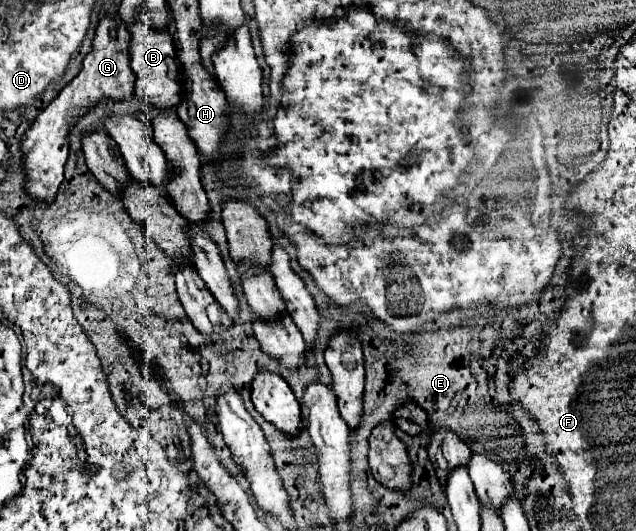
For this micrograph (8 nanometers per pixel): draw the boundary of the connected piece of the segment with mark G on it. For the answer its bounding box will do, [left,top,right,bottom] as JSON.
[22,17,136,203]

